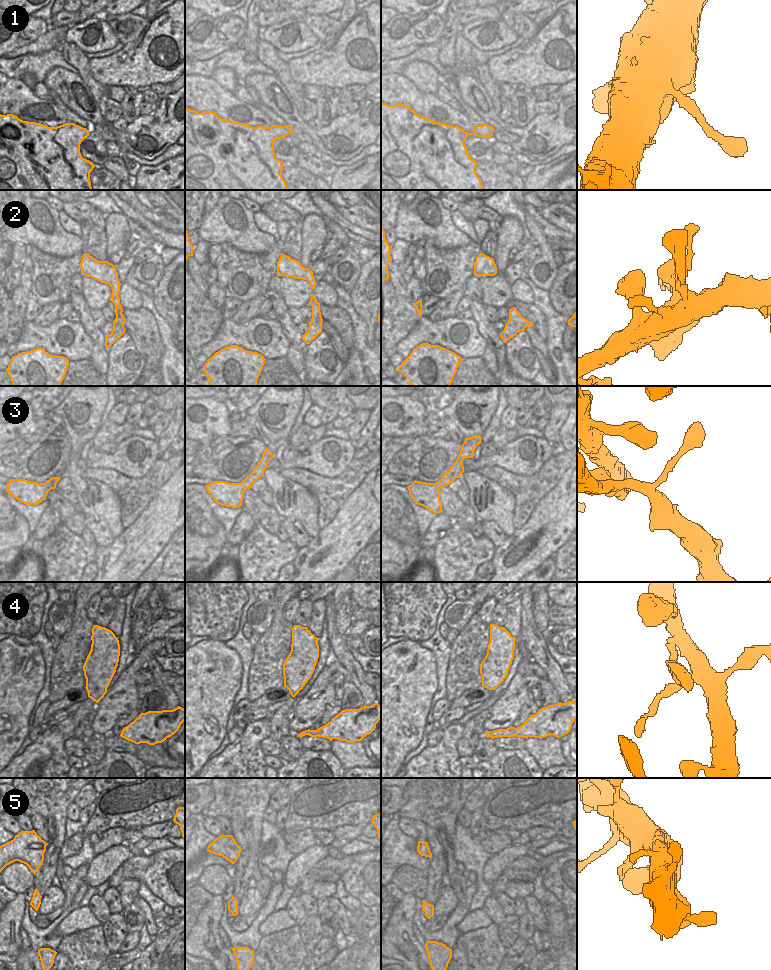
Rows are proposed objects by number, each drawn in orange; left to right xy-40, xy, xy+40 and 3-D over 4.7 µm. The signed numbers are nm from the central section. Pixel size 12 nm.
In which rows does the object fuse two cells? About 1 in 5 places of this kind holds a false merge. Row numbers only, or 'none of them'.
4.

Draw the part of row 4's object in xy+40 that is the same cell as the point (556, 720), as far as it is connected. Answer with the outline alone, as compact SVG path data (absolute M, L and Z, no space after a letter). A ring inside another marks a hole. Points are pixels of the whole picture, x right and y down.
M573 700L548 705L539 709L536 714L529 716L522 725L517 727L515 736L542 739L553 735L560 738L570 732L576 718L577 703Z

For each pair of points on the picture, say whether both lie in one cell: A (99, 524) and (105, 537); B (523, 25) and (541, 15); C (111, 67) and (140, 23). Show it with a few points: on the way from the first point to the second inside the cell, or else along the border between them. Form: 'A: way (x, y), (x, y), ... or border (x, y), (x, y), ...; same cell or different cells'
A: way (99, 527), (102, 534); same cell
B: border (533, 20), (538, 26); different cells
C: border (145, 28), (137, 38), (124, 45); different cells

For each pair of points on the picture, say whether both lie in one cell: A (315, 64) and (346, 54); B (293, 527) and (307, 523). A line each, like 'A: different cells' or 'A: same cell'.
A: same cell
B: different cells

